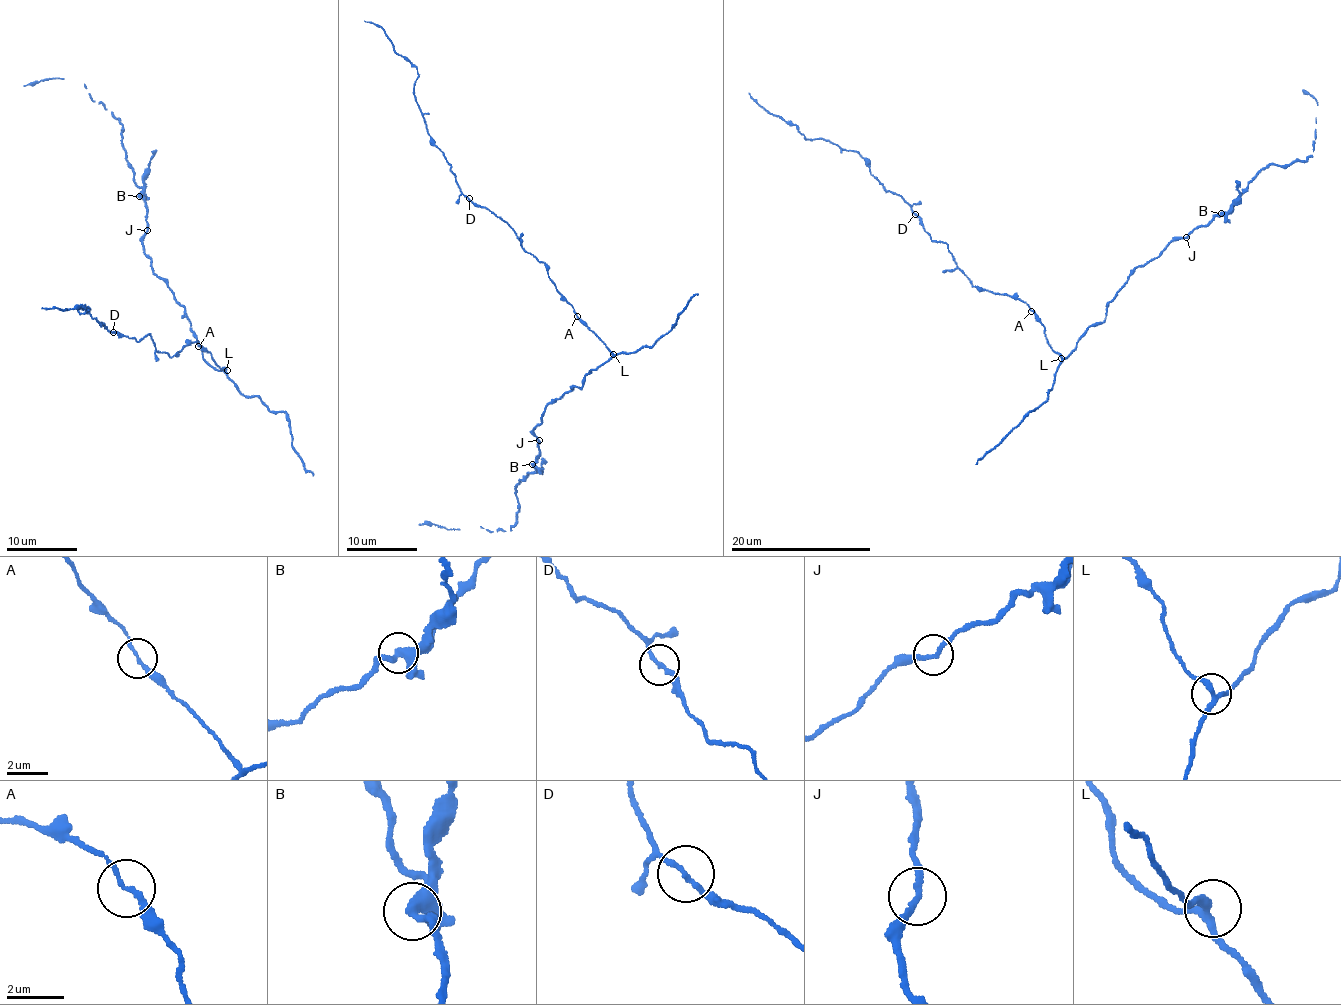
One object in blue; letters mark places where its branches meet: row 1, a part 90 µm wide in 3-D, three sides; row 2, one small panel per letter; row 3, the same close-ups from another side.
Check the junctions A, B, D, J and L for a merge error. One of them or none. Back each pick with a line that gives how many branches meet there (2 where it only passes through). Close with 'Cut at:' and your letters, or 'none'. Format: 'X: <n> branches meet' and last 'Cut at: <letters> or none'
B: 3 branches meet
Cut at: B

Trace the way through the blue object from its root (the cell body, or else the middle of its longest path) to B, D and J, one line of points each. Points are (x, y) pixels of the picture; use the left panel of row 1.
B: (225, 370), (215, 370), (205, 360), (185, 309), (151, 268), (142, 239), (146, 229), (145, 202), (138, 195)
D: (225, 370), (196, 341), (177, 352), (177, 356), (171, 356), (155, 349), (148, 334), (137, 340), (113, 331)
J: (225, 370), (215, 370), (205, 360), (202, 346), (193, 333), (185, 309), (151, 268), (142, 239), (147, 231)

